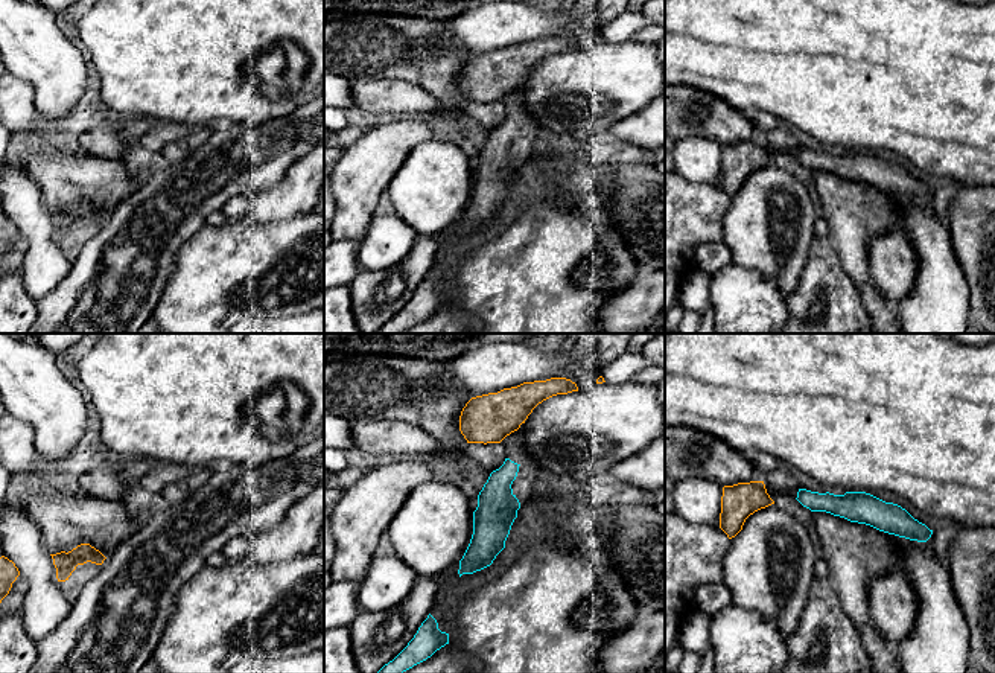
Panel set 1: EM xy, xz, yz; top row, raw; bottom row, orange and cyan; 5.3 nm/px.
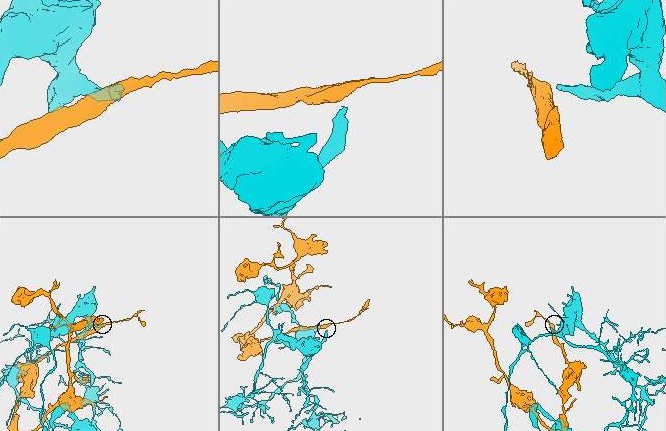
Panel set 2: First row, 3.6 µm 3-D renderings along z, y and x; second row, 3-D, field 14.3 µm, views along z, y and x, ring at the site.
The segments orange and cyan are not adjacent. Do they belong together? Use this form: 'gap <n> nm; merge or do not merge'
gap 90 nm; do not merge

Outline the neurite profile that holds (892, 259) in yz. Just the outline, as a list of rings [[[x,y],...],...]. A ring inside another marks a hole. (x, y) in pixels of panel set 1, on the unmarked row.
[[[901,230],[872,238],[867,259],[869,274],[889,303],[908,295],[917,276],[917,254]]]

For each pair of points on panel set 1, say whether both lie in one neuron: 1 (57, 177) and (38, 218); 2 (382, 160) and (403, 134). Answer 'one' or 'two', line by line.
1: two
2: one

